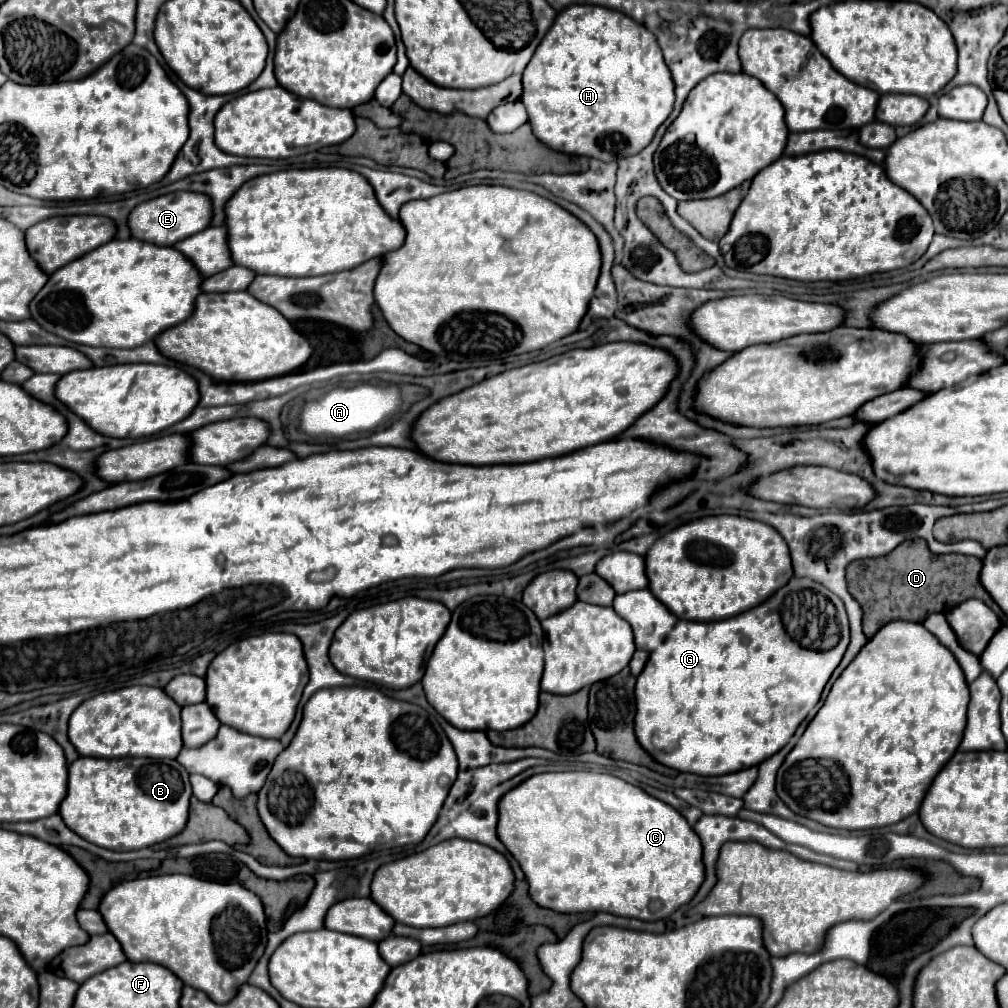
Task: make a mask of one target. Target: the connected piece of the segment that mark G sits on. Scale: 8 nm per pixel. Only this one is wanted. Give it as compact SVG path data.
M792 578L784 588L780 588L772 598L768 598L768 602L762 602L762 606L756 606L754 610L746 610L744 614L738 614L738 616L722 620L722 622L682 622L680 620L674 626L674 630L670 630L670 634L666 636L666 642L662 642L662 646L658 646L650 654L646 668L638 676L634 691L636 702L634 731L636 738L638 738L640 746L644 750L648 750L660 764L676 768L680 772L692 772L692 774L702 774L702 776L704 774L720 776L720 774L730 774L734 770L756 766L762 760L776 754L782 746L786 746L786 742L796 732L800 722L818 704L826 682L830 680L832 672L836 670L836 666L840 664L840 660L848 648L848 638L850 638L848 618L846 618L846 610L844 610L842 600L838 596L834 596L830 590L826 590L822 584L808 580L808 578Z

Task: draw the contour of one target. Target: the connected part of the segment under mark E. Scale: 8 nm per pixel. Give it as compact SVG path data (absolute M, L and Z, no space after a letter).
M186 190L164 194L136 206L128 218L128 224L132 236L138 240L158 246L174 246L182 238L198 234L198 230L206 230L206 226L210 226L210 198L202 198L202 194L190 194Z

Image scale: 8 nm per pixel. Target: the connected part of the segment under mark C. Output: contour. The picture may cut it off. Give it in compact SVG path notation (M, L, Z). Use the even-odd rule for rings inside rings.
M548 772L548 774L536 774L536 776L528 778L528 780L524 780L524 782L522 782L520 786L516 786L514 790L510 790L510 792L506 794L506 798L500 800L498 814L500 814L500 818L498 818L498 838L500 838L502 844L508 848L508 852L518 860L518 864L522 866L522 870L524 870L524 866L526 866L526 878L528 878L528 884L530 884L530 896L534 898L536 904L540 904L540 906L544 906L544 908L550 908L550 910L556 910L556 912L610 912L610 914L616 914L616 916L640 918L640 920L654 922L654 920L662 920L662 918L670 916L670 914L676 912L680 906L688 904L688 902L696 896L696 892L700 890L702 878L706 878L706 870L702 870L702 844L698 842L698 834L694 834L694 830L692 830L692 826L686 822L686 818L684 818L682 814L678 814L672 806L668 806L666 802L648 796L642 788L636 788L636 786L632 786L632 784L628 784L628 782L624 782L624 780L620 780L620 778L616 778L616 776L610 776L610 774L596 774L596 772Z

